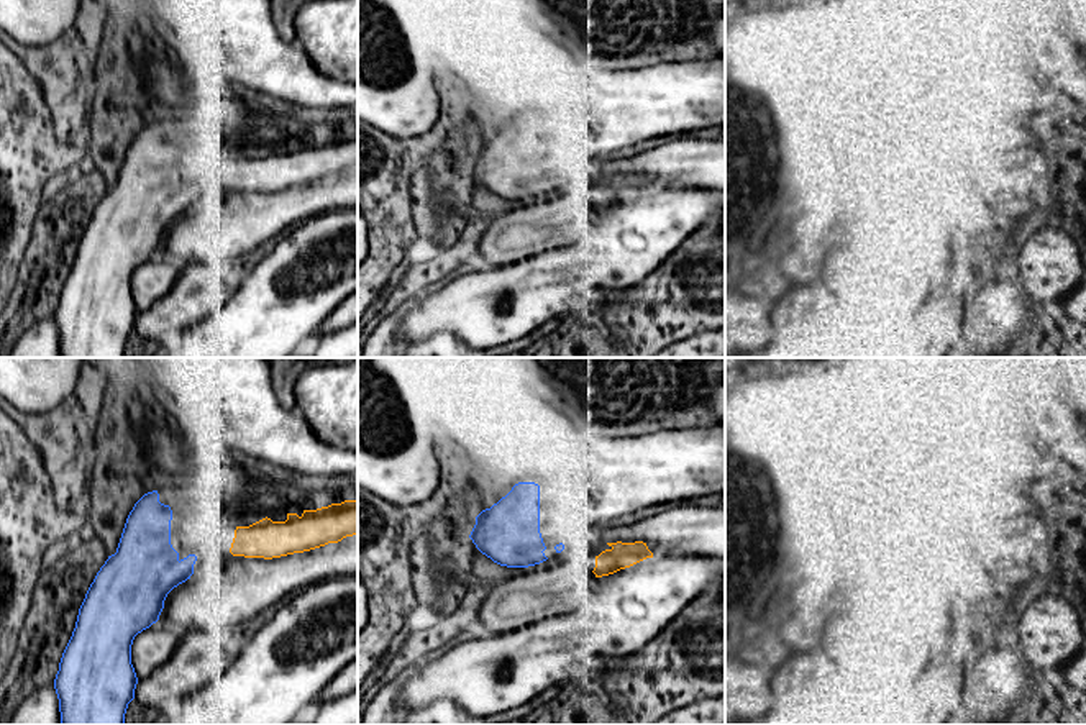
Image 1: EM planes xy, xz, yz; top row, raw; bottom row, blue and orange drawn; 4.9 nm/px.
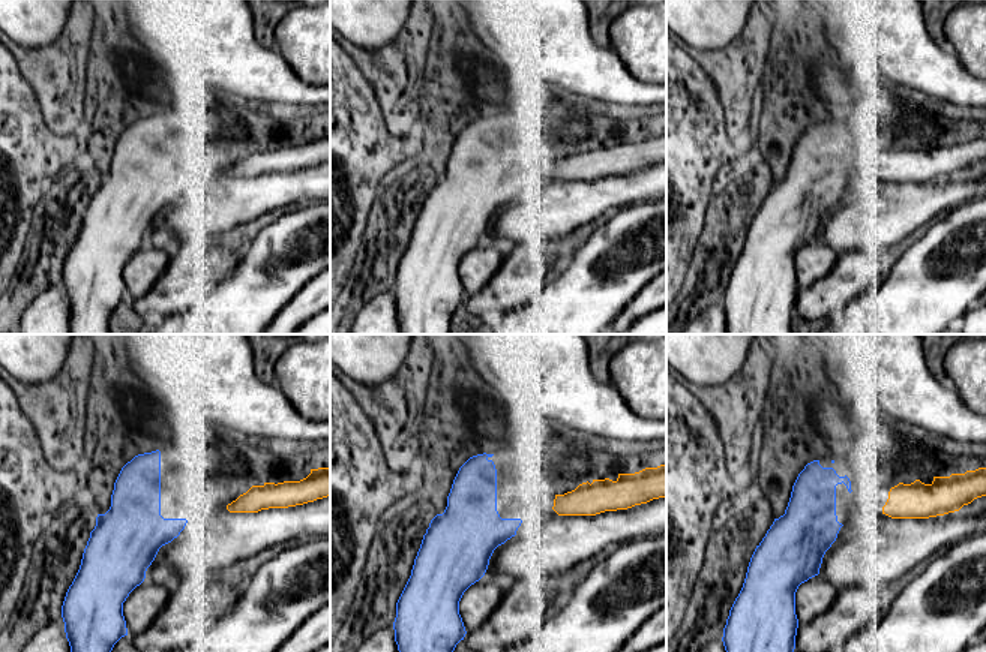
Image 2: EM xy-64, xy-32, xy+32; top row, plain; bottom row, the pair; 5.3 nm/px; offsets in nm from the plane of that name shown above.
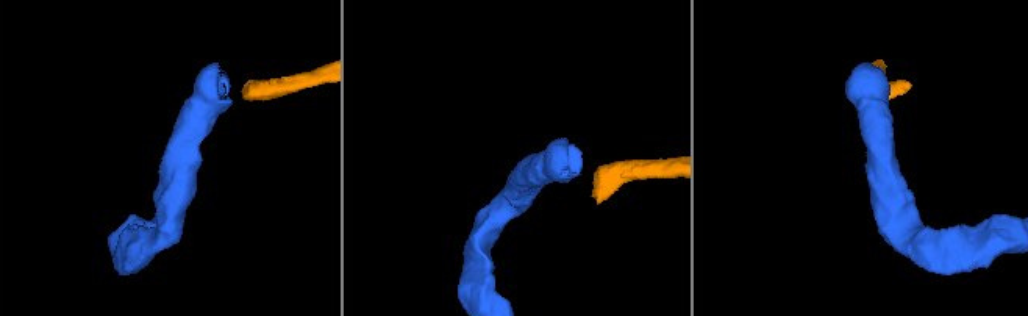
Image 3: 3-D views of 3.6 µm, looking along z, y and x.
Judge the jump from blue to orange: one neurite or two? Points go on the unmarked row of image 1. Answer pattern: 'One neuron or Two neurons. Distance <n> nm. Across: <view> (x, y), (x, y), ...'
Two neurons. Distance 160 nm. Across: xz (563, 181), (596, 189)

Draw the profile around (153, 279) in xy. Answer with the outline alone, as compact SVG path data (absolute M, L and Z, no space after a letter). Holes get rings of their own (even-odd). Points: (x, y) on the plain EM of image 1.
M159 253L138 266L131 277L131 297L136 310L149 310L157 300L167 295L179 272L180 266Z

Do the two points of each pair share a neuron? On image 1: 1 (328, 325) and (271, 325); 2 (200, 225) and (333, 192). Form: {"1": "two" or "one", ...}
{"1": "two", "2": "one"}

